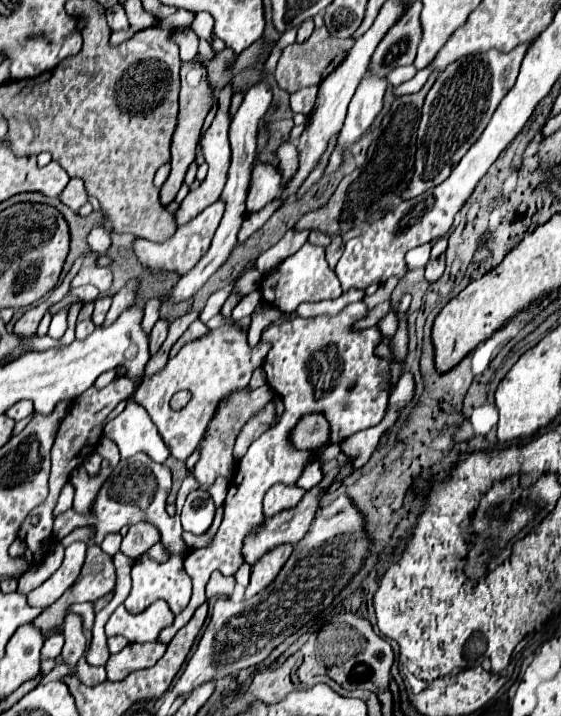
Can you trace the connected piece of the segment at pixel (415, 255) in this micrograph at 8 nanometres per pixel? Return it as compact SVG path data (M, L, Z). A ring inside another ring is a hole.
M415 247L415 249L411 249L409 257L405 257L405 261L409 265L409 271L417 269L417 267L425 267L425 263L429 261L429 251L431 251L431 247Z

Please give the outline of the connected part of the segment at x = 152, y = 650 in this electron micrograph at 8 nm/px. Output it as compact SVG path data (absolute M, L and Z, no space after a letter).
M131 643L131 645L127 645L123 651L109 657L109 661L105 665L107 679L121 681L131 671L153 667L157 663L157 659L163 657L165 649L167 647L159 645L159 643Z

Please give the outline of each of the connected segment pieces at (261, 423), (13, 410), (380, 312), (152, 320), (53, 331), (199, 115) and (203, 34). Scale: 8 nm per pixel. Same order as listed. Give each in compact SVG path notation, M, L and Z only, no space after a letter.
M269 403L269 405L265 405L265 409L261 409L261 413L253 415L253 417L243 425L241 435L237 435L235 449L233 449L235 461L239 461L239 459L247 453L249 445L251 445L263 431L267 431L273 421L275 421L275 405Z
M17 401L17 405L13 405L5 411L5 415L13 421L21 421L21 419L29 417L31 413L33 413L33 403L31 401Z
M385 301L385 303L379 303L377 307L373 307L373 309L369 309L369 313L361 319L361 321L357 321L357 325L353 325L353 329L365 329L365 327L371 327L371 325L375 325L385 313L387 313L387 309L391 307L391 303L389 301Z
M149 299L147 303L145 303L145 317L143 317L143 329L147 331L147 333L151 333L151 329L153 329L153 325L157 323L157 319L159 319L159 305L161 305L161 301L159 299Z
M65 306L63 311L59 311L59 313L53 315L51 327L49 327L49 333L47 333L51 339L61 339L63 337L65 329L67 329L67 315L70 306Z
M183 63L181 65L181 95L179 95L179 117L177 117L177 129L173 133L173 141L171 141L171 173L167 177L167 181L163 183L161 191L159 191L159 201L163 207L167 207L169 203L175 201L175 195L179 191L179 187L183 185L185 173L189 169L189 165L195 159L195 149L201 137L201 127L205 121L205 115L211 109L211 101L213 101L213 89L207 85L205 79L205 67L199 63Z
M197 13L197 15L195 15L195 21L193 21L193 25L191 25L191 29L197 33L197 37L209 41L211 29L213 29L213 17L211 17L209 13Z

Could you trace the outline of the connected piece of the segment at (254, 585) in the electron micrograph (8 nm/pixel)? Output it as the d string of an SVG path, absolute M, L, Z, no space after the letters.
M277 545L277 549L271 549L269 553L265 553L265 557L261 557L261 561L255 561L251 565L251 581L247 585L245 599L257 595L263 587L267 587L275 579L279 569L289 559L291 551L293 551L291 545Z

